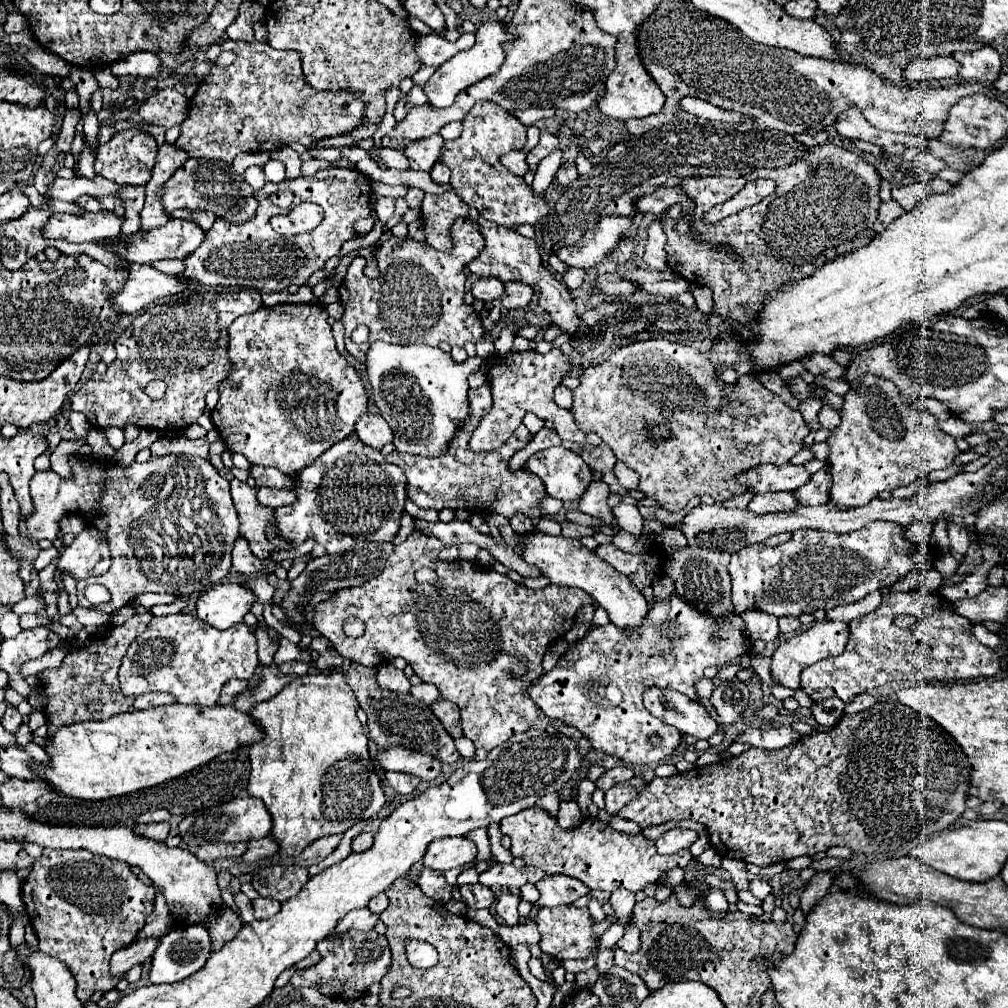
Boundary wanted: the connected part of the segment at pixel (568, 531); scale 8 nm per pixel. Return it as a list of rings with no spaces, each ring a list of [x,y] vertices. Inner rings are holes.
[[[564,520],[562,522],[562,536],[566,538],[584,538],[584,536],[594,536],[594,528],[588,528],[588,526],[582,526],[582,524],[576,524],[576,522],[568,522]]]

